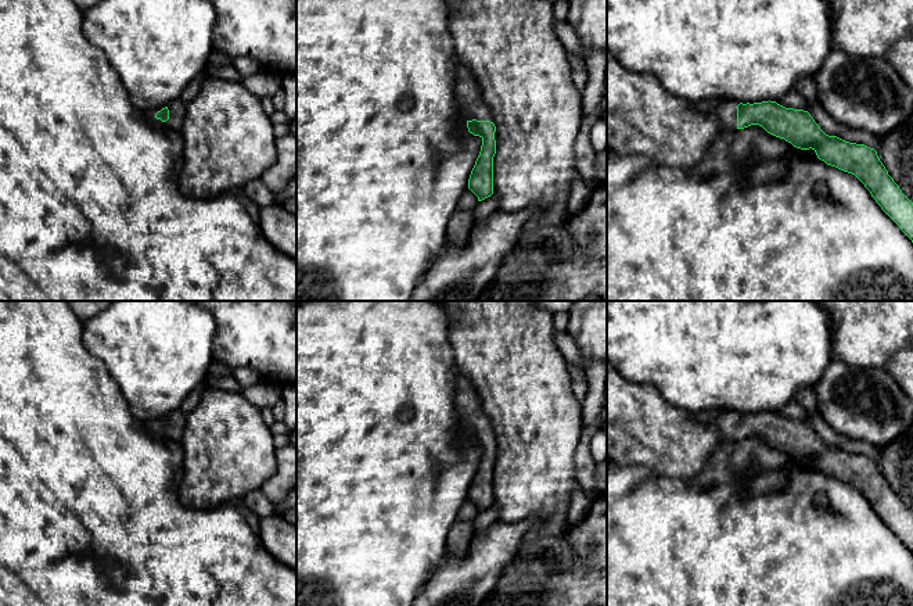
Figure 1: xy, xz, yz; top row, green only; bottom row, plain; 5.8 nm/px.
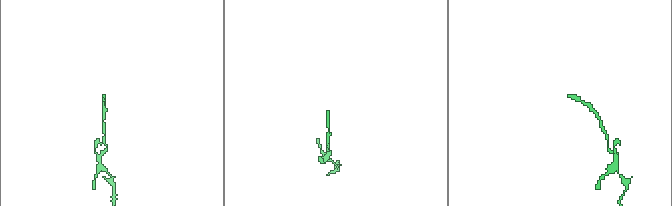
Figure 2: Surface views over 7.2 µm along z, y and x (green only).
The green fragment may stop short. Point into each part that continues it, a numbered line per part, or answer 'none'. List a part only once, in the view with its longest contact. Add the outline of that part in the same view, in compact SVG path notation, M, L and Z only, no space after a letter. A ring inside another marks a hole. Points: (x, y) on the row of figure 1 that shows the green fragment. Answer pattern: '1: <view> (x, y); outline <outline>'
1: xy (178, 108); outline M176 100L168 104L168 110L169 119L166 122L157 119L155 115L151 115L152 119L168 129L180 130L186 115L186 104L181 100Z

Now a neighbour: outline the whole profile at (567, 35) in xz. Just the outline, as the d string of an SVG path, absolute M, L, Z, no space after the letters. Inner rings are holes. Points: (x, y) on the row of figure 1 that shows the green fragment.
M556 21L556 33L565 47L567 51L571 51L576 58L582 60L582 46L575 29L568 22Z

